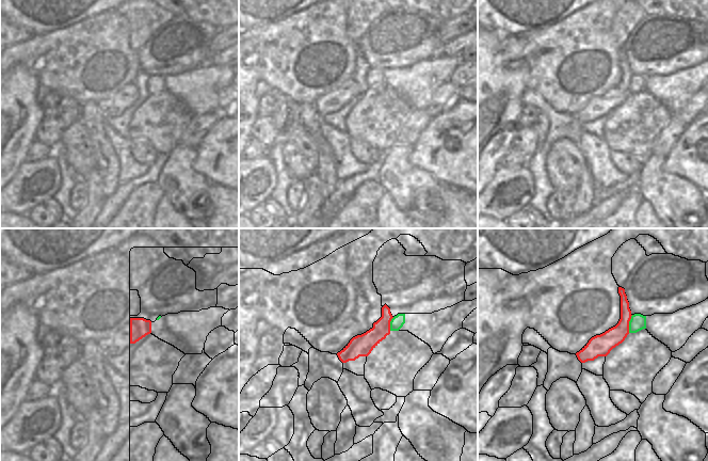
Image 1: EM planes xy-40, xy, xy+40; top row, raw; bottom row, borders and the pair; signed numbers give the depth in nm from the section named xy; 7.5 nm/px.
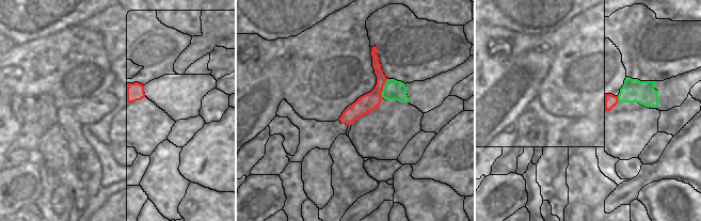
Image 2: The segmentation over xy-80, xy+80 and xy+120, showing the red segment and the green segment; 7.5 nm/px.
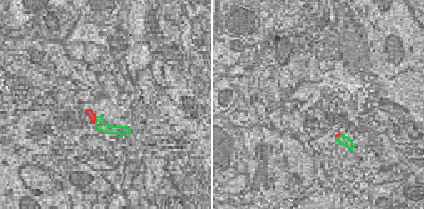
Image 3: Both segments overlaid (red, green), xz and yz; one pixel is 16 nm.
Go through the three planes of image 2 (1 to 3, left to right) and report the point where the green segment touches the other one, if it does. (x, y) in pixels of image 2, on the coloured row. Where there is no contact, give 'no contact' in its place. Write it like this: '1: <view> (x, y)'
1: no contact
2: xy+80 (382, 89)
3: xy+120 (617, 99)

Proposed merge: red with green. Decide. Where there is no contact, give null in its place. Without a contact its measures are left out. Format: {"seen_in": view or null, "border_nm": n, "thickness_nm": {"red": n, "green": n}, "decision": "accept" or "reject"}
{"seen_in": "xy+40", "border_nm": 140, "thickness_nm": {"red": 150, "green": 120}, "decision": "accept"}

